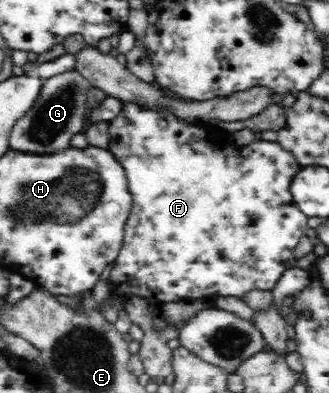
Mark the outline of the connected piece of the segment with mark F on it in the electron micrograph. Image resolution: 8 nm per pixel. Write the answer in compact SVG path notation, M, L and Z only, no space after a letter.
M121 101L121 110L118 117L112 119L108 125L108 147L107 150L114 154L115 160L124 168L127 186L131 193L132 205L124 224L124 233L118 255L112 262L110 275L106 277L110 297L119 300L130 297L141 297L145 299L154 314L155 309L162 305L178 303L178 301L194 301L194 299L206 299L206 297L236 297L242 298L254 289L272 292L276 283L282 279L284 271L288 269L288 259L294 257L294 249L302 235L310 235L310 229L306 221L308 216L302 212L300 206L294 201L291 192L291 183L303 166L298 163L295 155L289 149L284 148L280 142L252 141L244 147L229 146L222 142L222 132L210 132L203 130L200 124L194 125L185 121L174 113L170 105L148 106L141 102Z

